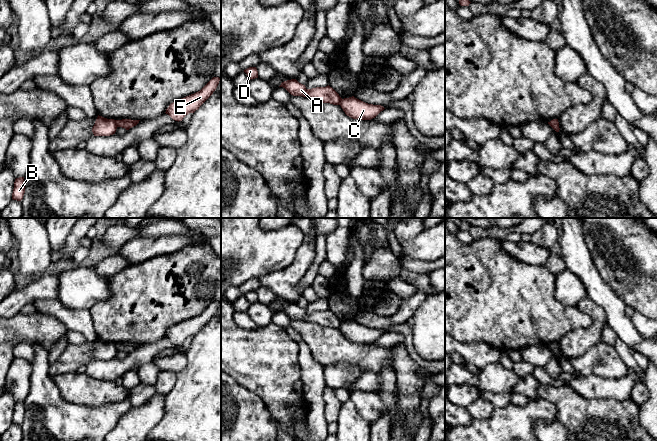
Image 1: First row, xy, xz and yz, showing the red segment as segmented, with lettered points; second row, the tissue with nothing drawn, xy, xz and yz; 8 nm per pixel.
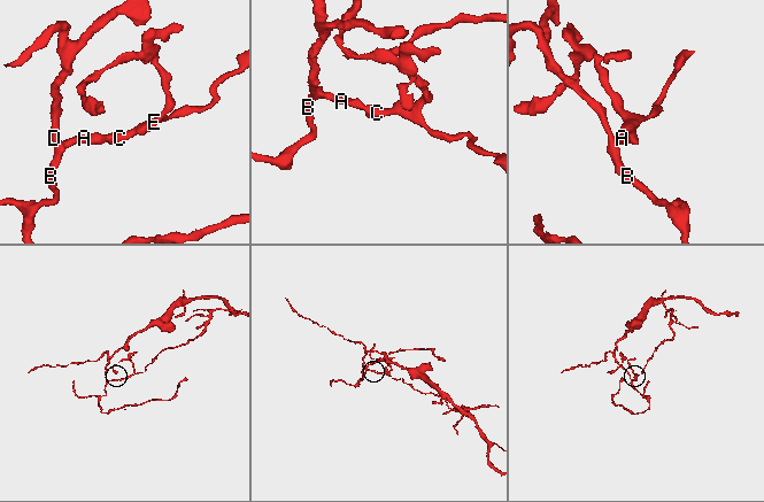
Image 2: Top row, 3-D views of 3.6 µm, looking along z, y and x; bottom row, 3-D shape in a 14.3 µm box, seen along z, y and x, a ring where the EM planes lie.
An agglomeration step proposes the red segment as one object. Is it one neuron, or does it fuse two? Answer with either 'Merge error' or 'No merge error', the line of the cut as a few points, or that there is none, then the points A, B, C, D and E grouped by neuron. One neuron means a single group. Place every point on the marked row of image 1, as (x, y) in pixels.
Merge error. Split along xy (115, 120), (117, 126). Groups: A B D / C E

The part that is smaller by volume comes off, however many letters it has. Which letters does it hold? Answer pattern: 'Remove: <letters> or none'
Remove: C, E

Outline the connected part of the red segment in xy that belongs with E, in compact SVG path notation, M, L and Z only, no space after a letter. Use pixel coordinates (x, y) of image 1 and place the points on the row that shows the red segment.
M213 77L200 91L171 103L165 113L175 121L182 121L186 115L198 110L213 94L219 81L219 77Z

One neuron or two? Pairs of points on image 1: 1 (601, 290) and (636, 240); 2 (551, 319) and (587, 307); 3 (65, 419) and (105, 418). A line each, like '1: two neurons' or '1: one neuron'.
1: two neurons
2: two neurons
3: one neuron

